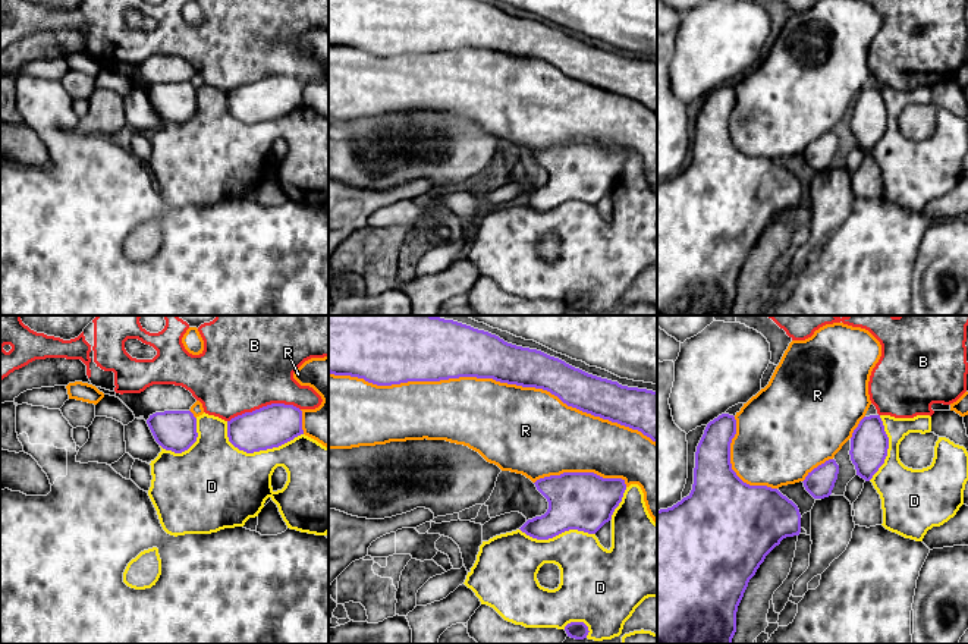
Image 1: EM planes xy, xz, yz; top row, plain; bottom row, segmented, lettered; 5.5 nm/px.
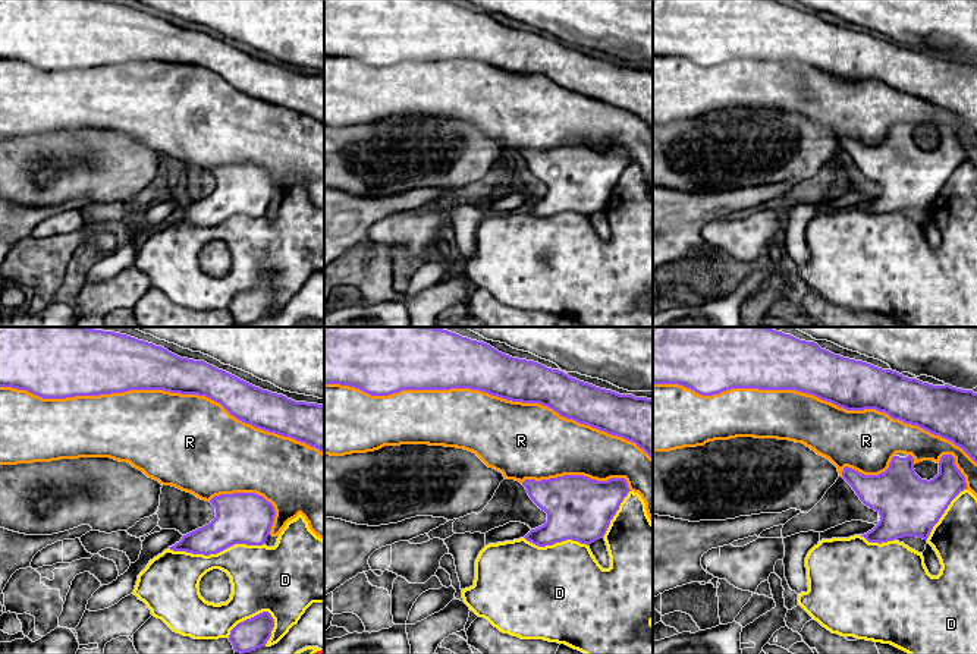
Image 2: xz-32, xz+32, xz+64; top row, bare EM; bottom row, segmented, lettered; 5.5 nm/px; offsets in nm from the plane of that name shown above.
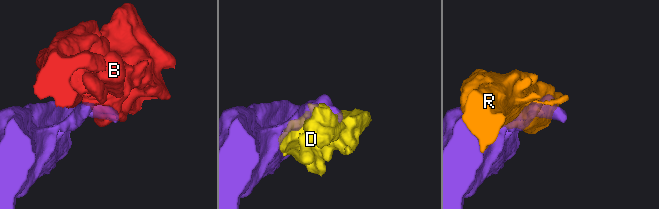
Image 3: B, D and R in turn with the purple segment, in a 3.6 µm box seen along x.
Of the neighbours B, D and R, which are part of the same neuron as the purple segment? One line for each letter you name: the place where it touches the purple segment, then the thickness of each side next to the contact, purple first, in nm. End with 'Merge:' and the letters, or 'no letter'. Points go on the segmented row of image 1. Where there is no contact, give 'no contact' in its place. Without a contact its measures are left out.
D: xy (257, 451) | 240/420 nm
Merge: D

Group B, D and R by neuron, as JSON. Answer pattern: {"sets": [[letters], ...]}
{"sets": [["B"], ["D"], ["R"]]}

